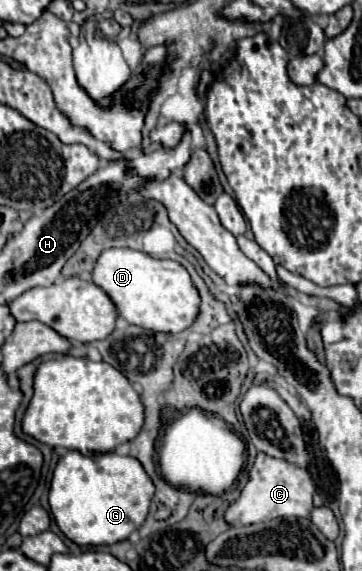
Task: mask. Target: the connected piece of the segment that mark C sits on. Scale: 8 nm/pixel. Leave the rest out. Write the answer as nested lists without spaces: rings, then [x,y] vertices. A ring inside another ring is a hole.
[[[258,453],[256,461],[248,473],[248,483],[240,491],[240,495],[228,505],[224,513],[224,521],[234,525],[254,525],[272,521],[278,517],[308,517],[314,509],[312,495],[314,495],[314,483],[306,469],[298,467],[296,463],[290,463],[286,459],[276,459],[266,453]]]

